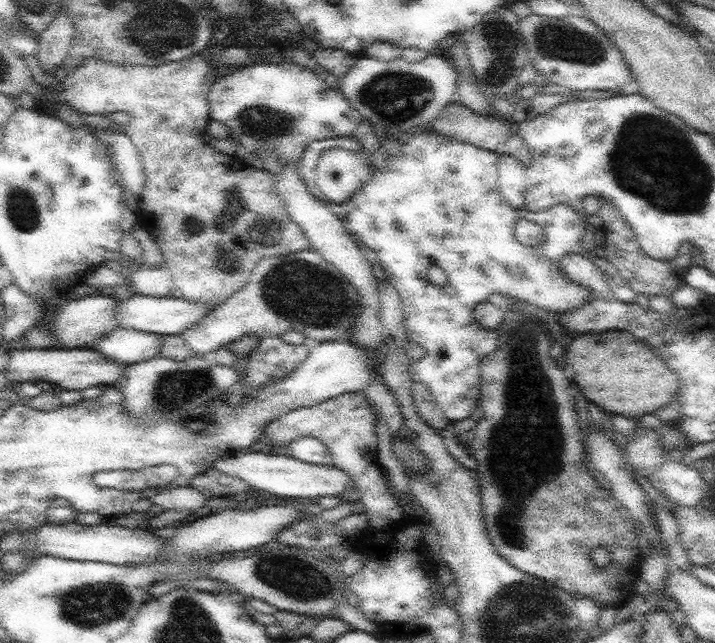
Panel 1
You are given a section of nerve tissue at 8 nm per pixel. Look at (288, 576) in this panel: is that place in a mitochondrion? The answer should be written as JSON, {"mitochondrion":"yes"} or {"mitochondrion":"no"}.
{"mitochondrion":"yes"}

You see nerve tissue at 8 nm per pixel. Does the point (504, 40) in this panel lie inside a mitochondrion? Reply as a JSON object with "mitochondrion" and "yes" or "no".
{"mitochondrion":"yes"}

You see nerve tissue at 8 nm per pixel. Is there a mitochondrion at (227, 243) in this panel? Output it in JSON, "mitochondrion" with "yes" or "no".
{"mitochondrion":"yes"}

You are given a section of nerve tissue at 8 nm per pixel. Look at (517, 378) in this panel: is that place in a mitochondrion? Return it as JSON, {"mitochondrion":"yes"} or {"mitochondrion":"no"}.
{"mitochondrion":"yes"}

